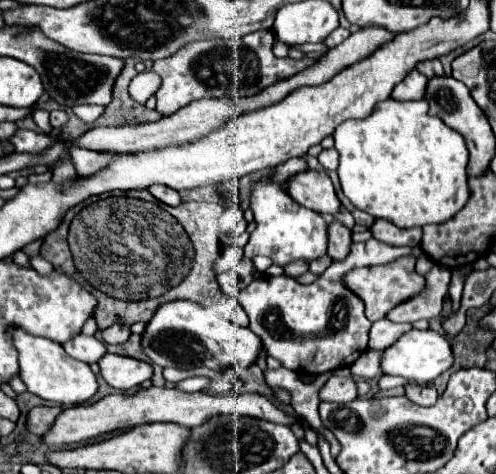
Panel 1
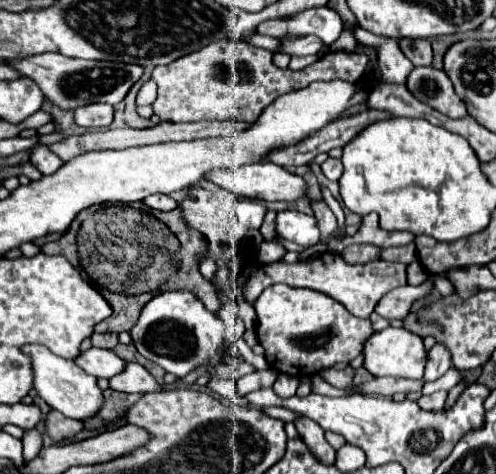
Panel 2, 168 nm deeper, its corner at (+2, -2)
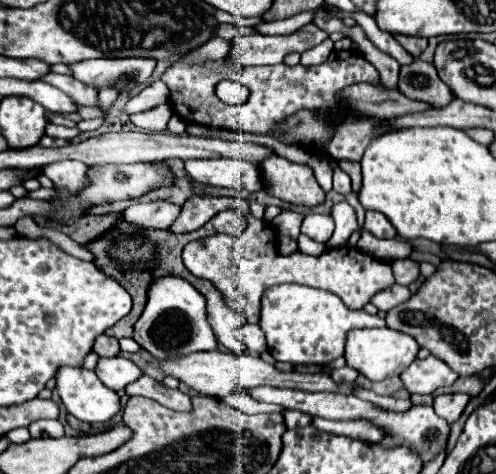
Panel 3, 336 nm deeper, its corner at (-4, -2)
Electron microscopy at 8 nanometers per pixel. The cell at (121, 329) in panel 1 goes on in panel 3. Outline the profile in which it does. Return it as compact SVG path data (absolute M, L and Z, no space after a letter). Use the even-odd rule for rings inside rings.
M102 334L102 336L98 336L96 342L94 342L94 352L96 352L100 358L118 356L118 354L120 354L118 340L116 340L116 338L110 338L110 336L106 336L106 334Z

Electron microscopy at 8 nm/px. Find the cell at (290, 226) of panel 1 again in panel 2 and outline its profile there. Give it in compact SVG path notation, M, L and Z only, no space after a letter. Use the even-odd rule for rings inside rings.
M284 210L276 214L276 234L302 248L314 246L320 240L316 218L296 210Z

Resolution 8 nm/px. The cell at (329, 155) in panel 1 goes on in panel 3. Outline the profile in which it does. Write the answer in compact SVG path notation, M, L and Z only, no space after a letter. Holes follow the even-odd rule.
M340 168L334 170L334 190L336 190L338 194L342 194L342 196L346 196L346 194L352 192L350 176L348 176L344 170L340 170Z

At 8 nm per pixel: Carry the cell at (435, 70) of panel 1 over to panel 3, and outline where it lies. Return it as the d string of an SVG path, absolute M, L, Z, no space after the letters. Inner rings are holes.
M394 34L394 38L396 38L412 56L418 56L418 54L426 48L426 44L428 44L428 40L426 40L426 38L420 38L420 36L408 38L408 36L402 36L402 34Z

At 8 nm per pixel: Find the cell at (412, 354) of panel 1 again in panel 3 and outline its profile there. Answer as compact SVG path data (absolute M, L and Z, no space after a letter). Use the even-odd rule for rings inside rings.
M364 328L364 330L352 330L352 334L348 334L344 358L346 366L354 368L368 380L384 380L402 374L402 370L414 362L416 352L418 344L414 342L414 338L410 338L404 332L390 328Z

